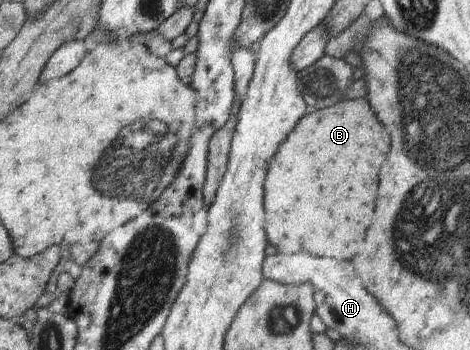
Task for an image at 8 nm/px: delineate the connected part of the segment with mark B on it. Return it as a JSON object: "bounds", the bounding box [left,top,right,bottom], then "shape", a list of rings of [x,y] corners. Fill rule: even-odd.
{"bounds":[264,99,389,259],"shape":[[[343,99],[341,103],[327,106],[327,109],[306,113],[279,144],[266,169],[264,230],[269,243],[281,253],[309,251],[317,257],[337,259],[353,259],[359,255],[375,207],[379,169],[385,161],[385,153],[389,153],[389,131],[379,123],[365,99]]]}

